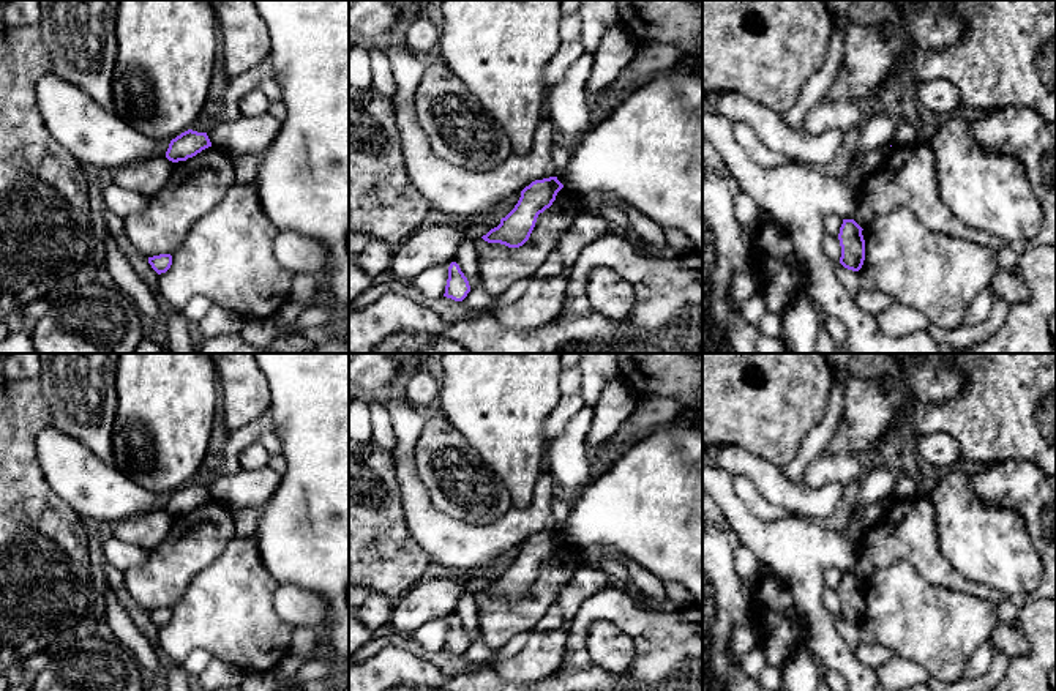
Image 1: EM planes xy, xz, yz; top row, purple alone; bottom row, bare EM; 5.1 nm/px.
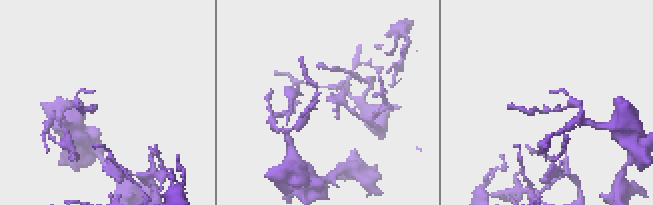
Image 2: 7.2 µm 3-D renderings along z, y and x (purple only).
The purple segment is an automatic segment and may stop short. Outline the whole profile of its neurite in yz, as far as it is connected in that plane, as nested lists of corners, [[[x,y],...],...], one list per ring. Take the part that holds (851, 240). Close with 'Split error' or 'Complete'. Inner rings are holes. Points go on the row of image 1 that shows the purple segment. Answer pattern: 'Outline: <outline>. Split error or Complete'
Outline: [[[843,219],[838,240],[841,246],[840,263],[852,271],[859,271],[865,260],[865,240],[862,227],[854,219]]]. Complete

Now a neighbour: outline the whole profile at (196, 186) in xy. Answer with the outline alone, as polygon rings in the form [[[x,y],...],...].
[[[213,145],[174,162],[169,180],[147,207],[123,218],[125,233],[145,257],[172,254],[234,183],[234,156]]]

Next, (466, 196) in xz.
[[[393,36],[382,44],[396,82],[391,103],[407,177],[431,208],[450,215],[458,224],[469,226],[494,216],[502,200],[521,192],[532,181],[556,177],[554,123],[546,114],[535,131],[532,150],[526,156],[513,155],[491,172],[472,172],[440,159],[433,151],[415,110],[415,92],[426,65]]]

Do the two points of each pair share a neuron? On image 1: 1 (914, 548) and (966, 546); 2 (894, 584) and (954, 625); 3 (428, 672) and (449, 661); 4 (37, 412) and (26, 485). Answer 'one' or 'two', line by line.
1: two
2: one
3: two
4: one

